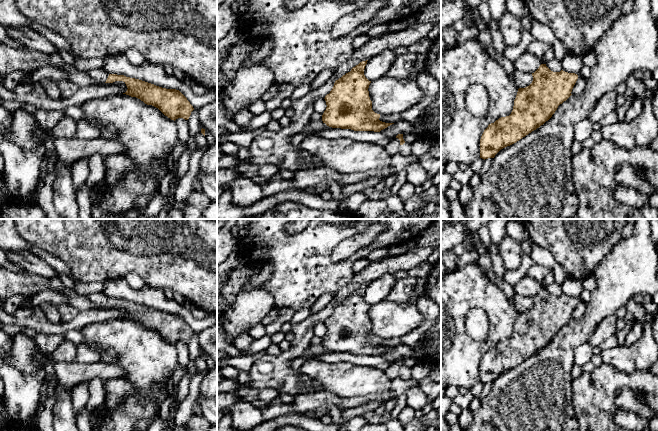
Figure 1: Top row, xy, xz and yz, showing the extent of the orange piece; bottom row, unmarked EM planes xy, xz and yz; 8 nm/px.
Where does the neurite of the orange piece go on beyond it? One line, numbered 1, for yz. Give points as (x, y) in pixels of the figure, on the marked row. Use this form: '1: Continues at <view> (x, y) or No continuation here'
1: No continuation here

